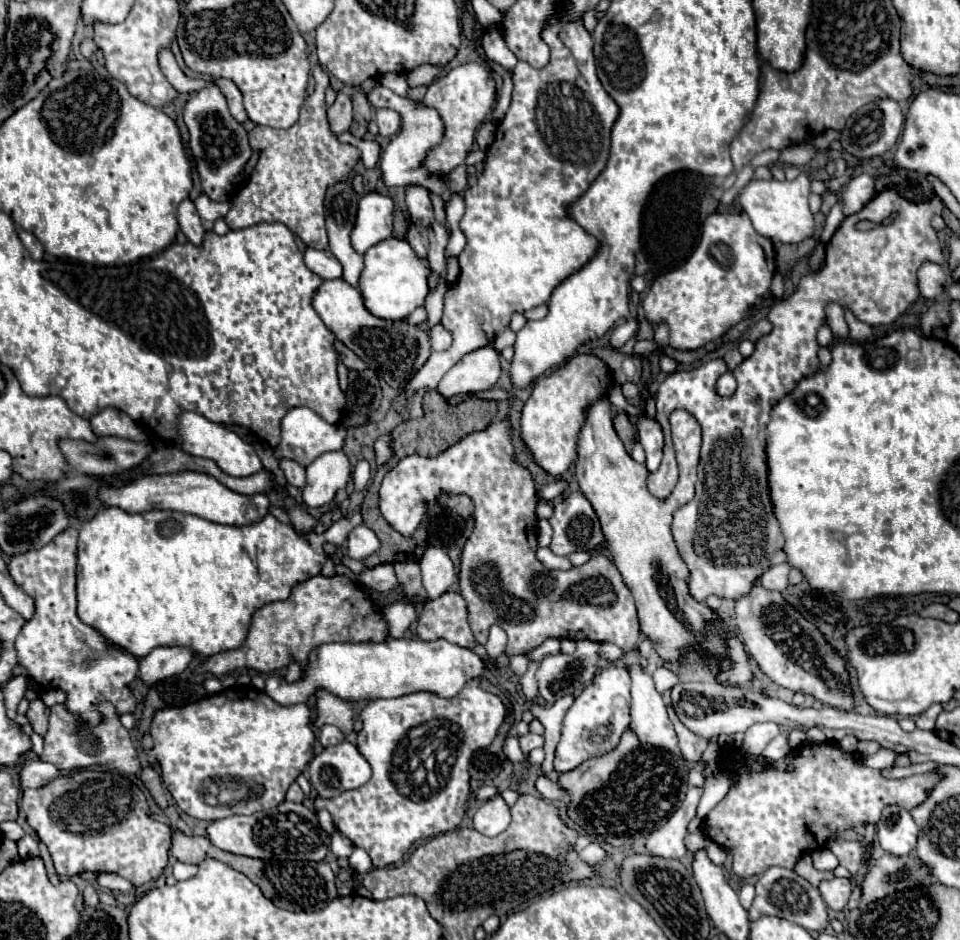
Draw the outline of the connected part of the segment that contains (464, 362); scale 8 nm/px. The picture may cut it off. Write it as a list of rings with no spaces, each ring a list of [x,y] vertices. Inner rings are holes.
[[[480,347],[464,355],[440,381],[438,391],[450,399],[458,393],[478,393],[496,385],[500,377],[500,355],[494,347]]]

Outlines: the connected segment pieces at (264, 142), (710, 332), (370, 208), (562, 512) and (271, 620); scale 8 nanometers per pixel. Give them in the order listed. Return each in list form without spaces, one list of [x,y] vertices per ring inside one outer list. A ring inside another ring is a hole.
[[[316,67],[316,89],[306,97],[298,121],[288,129],[256,125],[248,133],[252,151],[258,151],[258,163],[248,183],[232,195],[232,207],[224,215],[230,229],[244,229],[262,221],[284,223],[312,249],[326,249],[328,237],[324,227],[324,193],[328,187],[348,181],[360,161],[360,149],[342,143],[328,129],[324,91],[328,75]]]
[[[716,211],[706,217],[700,245],[692,257],[682,267],[656,277],[642,305],[654,325],[660,319],[668,323],[670,347],[698,349],[738,325],[746,311],[770,291],[774,273],[774,247],[770,239],[756,233],[746,211]]]
[[[382,193],[364,195],[358,205],[358,217],[352,231],[352,247],[358,253],[366,253],[366,249],[392,235],[392,223],[394,199]]]
[[[572,493],[560,503],[556,503],[550,525],[554,529],[550,549],[556,555],[594,551],[604,543],[598,517],[590,501],[582,493]]]
[[[314,575],[298,583],[286,601],[268,603],[252,615],[248,637],[242,647],[208,657],[198,671],[208,671],[216,677],[234,669],[254,669],[260,673],[272,673],[296,661],[302,671],[308,667],[308,655],[324,643],[382,643],[390,639],[388,621],[374,607],[366,591],[362,591],[346,575]]]

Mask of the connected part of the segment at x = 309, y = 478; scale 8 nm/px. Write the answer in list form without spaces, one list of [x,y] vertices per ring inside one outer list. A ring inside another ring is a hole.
[[[344,451],[322,453],[306,467],[306,487],[302,499],[310,507],[322,507],[334,499],[350,481],[352,467]]]

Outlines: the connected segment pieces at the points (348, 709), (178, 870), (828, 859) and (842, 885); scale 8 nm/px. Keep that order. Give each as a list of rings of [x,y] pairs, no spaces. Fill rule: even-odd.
[[[318,689],[314,693],[314,697],[316,697],[316,721],[314,721],[314,725],[318,729],[322,725],[334,725],[346,735],[352,733],[354,707],[350,701],[340,699],[340,697],[328,693],[326,689]]]
[[[176,861],[176,863],[172,865],[172,875],[174,875],[178,881],[194,877],[196,871],[198,871],[196,865],[186,865],[186,863],[180,863],[180,861]]]
[[[814,849],[810,855],[812,855],[814,867],[820,871],[832,871],[838,865],[838,859],[828,849]]]
[[[834,877],[830,881],[822,881],[818,889],[820,889],[820,895],[828,907],[832,907],[834,911],[842,911],[850,899],[852,883],[850,883],[850,879]]]

